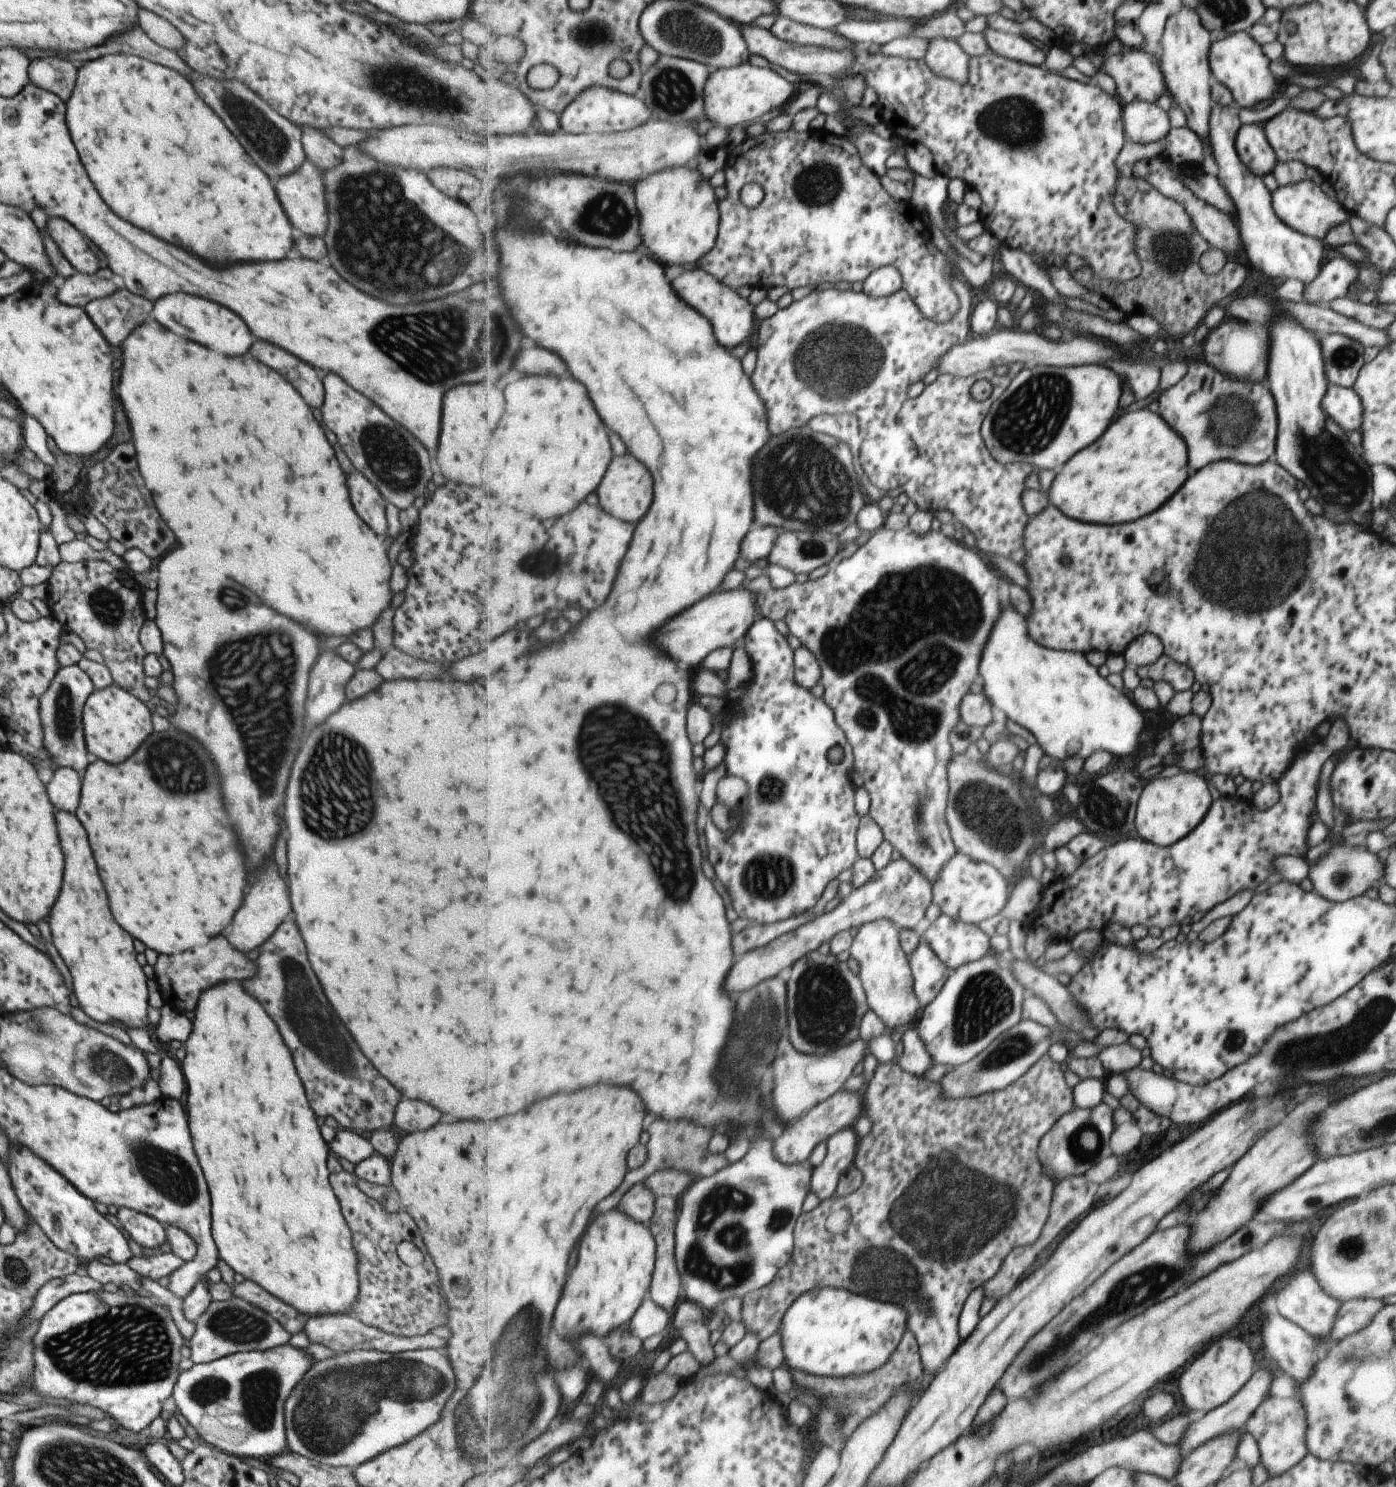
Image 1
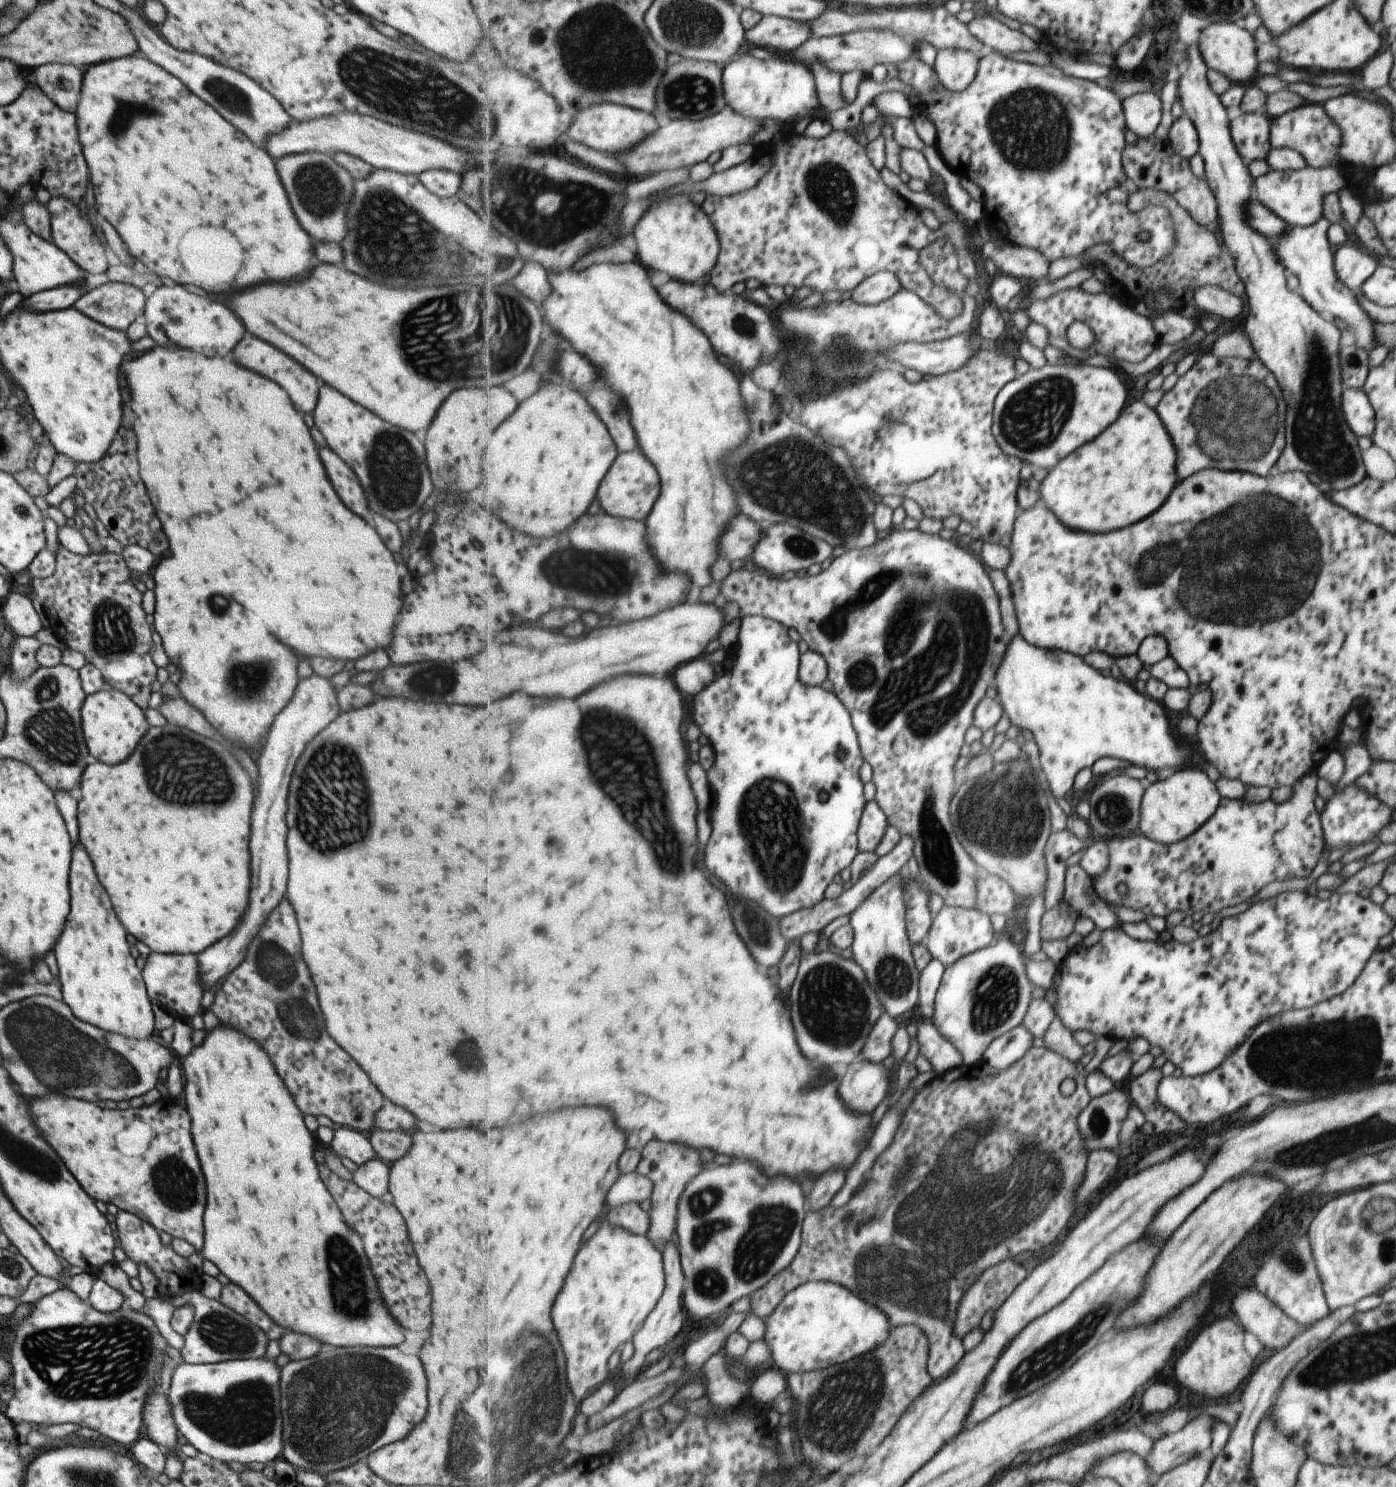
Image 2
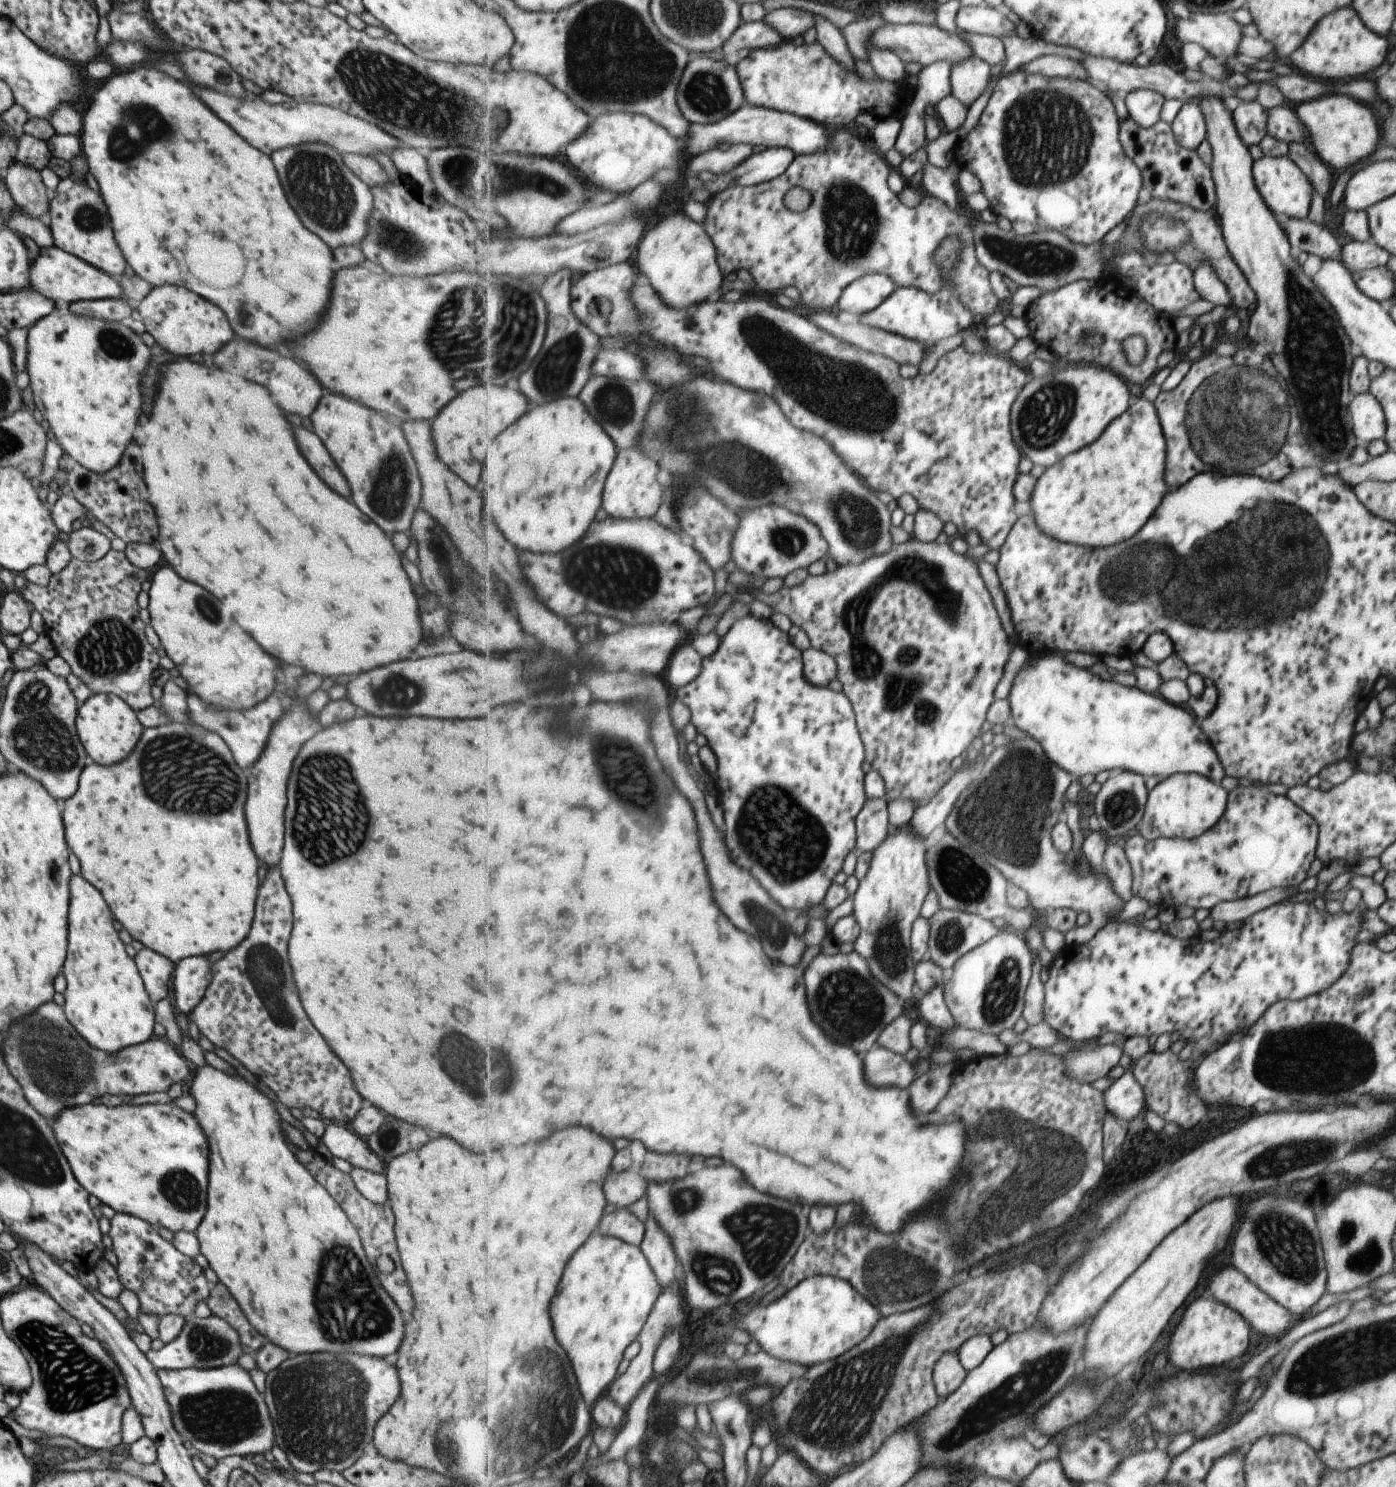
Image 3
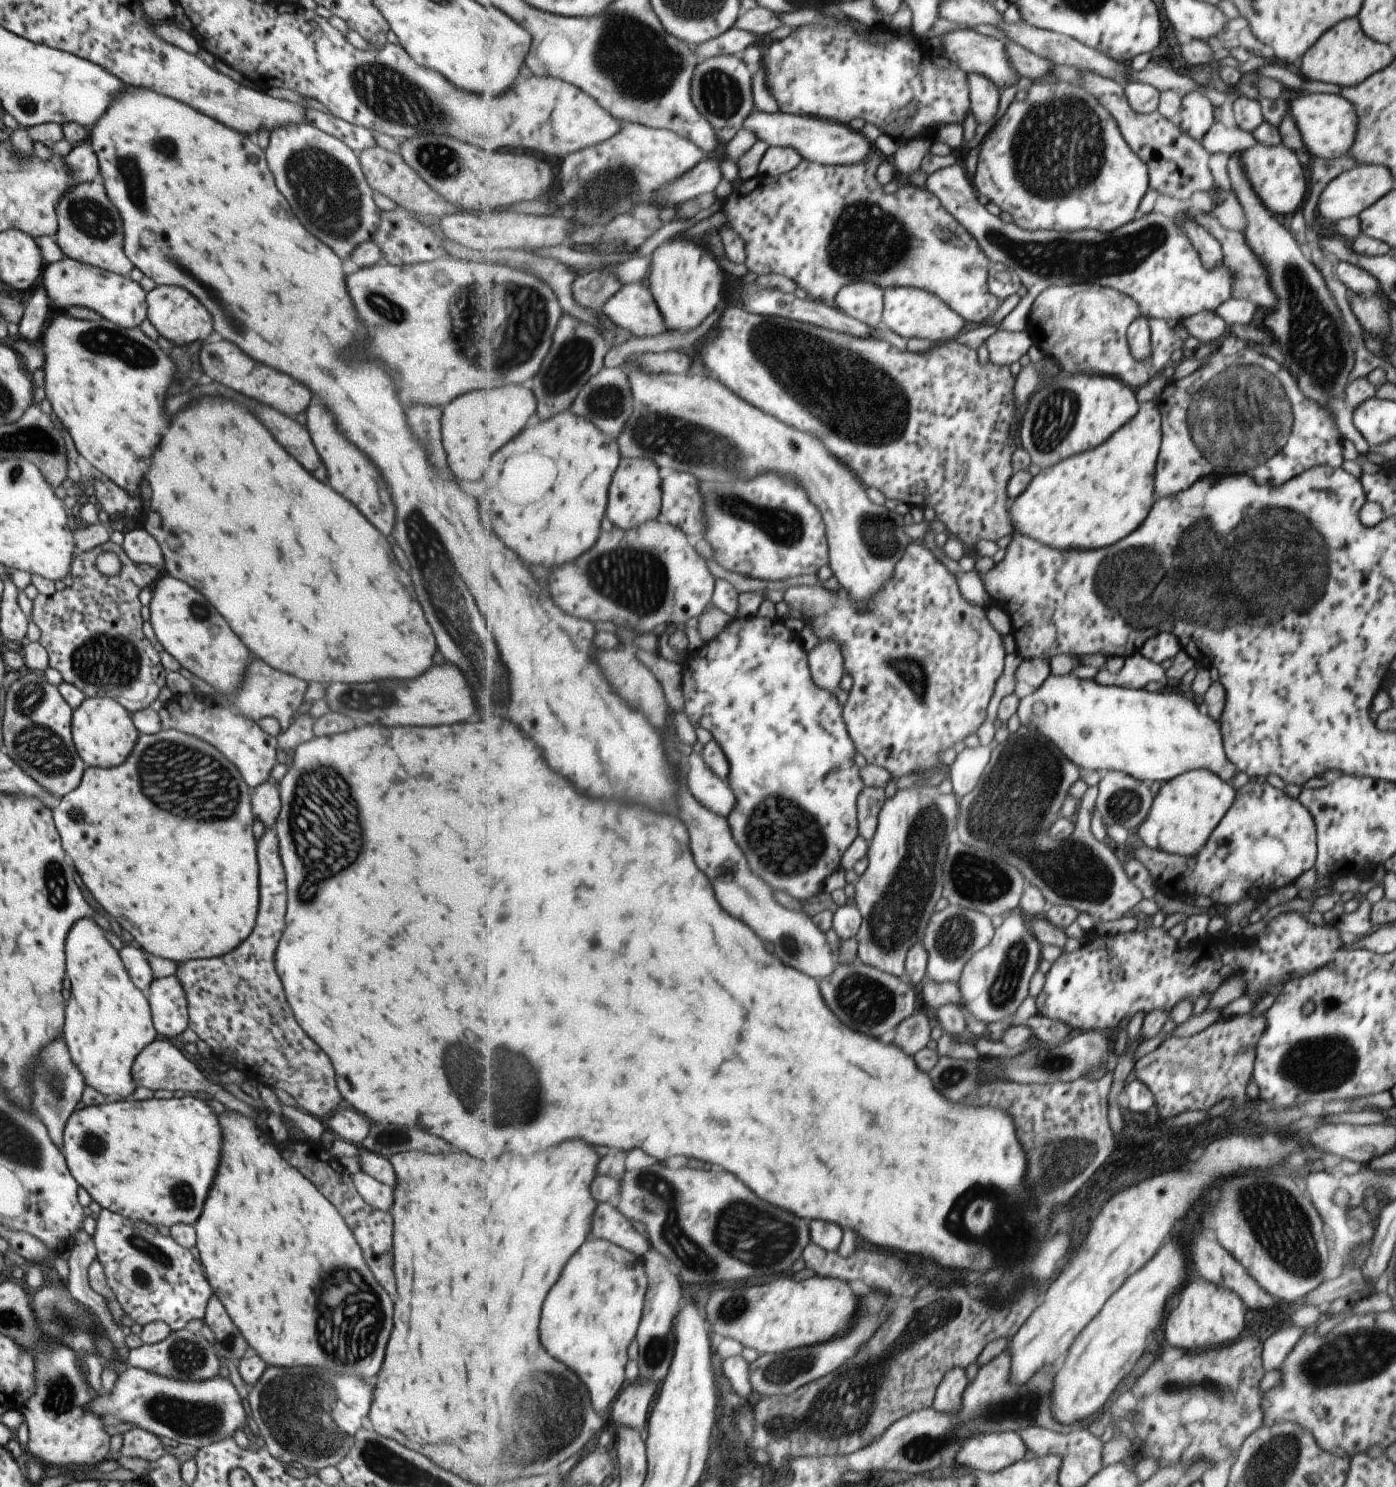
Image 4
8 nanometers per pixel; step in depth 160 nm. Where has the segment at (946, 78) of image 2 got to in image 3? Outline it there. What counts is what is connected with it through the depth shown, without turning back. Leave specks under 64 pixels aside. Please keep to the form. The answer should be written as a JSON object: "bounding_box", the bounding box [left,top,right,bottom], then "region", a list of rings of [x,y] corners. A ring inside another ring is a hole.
{"bounding_box":[952,55,991,107],"region":[[[973,55],[952,66],[952,94],[968,107],[983,94],[991,80],[991,65]]]}

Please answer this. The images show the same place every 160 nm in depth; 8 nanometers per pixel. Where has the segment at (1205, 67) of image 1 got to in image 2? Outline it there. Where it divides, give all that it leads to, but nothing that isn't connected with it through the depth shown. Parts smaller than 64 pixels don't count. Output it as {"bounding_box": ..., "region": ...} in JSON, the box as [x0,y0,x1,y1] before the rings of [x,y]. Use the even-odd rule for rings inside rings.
{"bounding_box":[1174,43,1366,491],"region":[[[1191,43],[1186,48],[1184,58],[1185,60],[1181,59],[1179,62],[1174,62],[1179,72],[1176,92],[1177,100],[1180,102],[1184,114],[1188,116],[1189,120],[1191,120],[1193,124],[1195,124],[1195,128],[1199,135],[1200,143],[1198,151],[1204,164],[1204,180],[1210,183],[1210,187],[1213,189],[1215,196],[1217,197],[1219,222],[1216,224],[1216,228],[1220,232],[1220,238],[1223,239],[1223,244],[1226,246],[1227,250],[1229,250],[1229,254],[1234,257],[1234,260],[1239,260],[1239,264],[1236,262],[1236,269],[1237,272],[1239,272],[1238,276],[1245,282],[1245,298],[1247,298],[1247,306],[1249,306],[1249,314],[1247,314],[1245,324],[1243,324],[1244,332],[1251,341],[1251,346],[1254,350],[1254,354],[1257,354],[1257,359],[1263,360],[1263,366],[1265,366],[1267,370],[1271,368],[1271,374],[1274,376],[1274,379],[1279,380],[1279,384],[1283,384],[1283,400],[1287,400],[1287,430],[1284,430],[1285,442],[1287,442],[1287,452],[1283,452],[1283,456],[1279,456],[1279,472],[1285,472],[1285,470],[1301,471],[1305,474],[1311,472],[1311,476],[1315,476],[1315,480],[1319,480],[1319,484],[1330,485],[1329,491],[1344,491],[1353,485],[1361,483],[1362,480],[1366,478],[1366,473],[1362,461],[1363,449],[1359,448],[1360,436],[1355,436],[1355,433],[1351,432],[1351,429],[1344,421],[1344,416],[1341,410],[1340,400],[1341,394],[1344,390],[1341,381],[1341,366],[1339,364],[1338,348],[1341,330],[1337,328],[1337,325],[1335,325],[1333,320],[1330,318],[1325,318],[1318,312],[1313,312],[1313,310],[1311,310],[1311,308],[1309,308],[1309,306],[1301,300],[1301,296],[1297,296],[1297,294],[1293,294],[1293,292],[1289,292],[1289,290],[1287,290],[1287,286],[1285,286],[1285,270],[1281,268],[1281,264],[1279,264],[1279,262],[1277,262],[1277,258],[1273,256],[1269,242],[1265,242],[1265,238],[1263,238],[1259,232],[1257,232],[1257,234],[1253,232],[1255,228],[1249,224],[1249,204],[1251,204],[1251,184],[1253,182],[1253,178],[1251,178],[1247,164],[1243,162],[1242,157],[1239,156],[1239,152],[1233,143],[1232,136],[1230,135],[1229,121],[1225,115],[1225,107],[1221,103],[1221,97],[1213,91],[1210,84],[1207,84],[1207,80],[1205,80],[1205,64],[1203,64],[1201,50],[1198,48],[1198,43]]]}

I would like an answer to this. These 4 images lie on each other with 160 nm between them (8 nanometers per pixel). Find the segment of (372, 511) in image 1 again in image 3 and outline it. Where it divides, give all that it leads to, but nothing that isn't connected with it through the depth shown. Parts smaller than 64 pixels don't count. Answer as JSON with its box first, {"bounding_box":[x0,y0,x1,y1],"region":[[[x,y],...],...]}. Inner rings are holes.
{"bounding_box":[295,428,349,496],"region":[[[295,428],[295,440],[297,440],[297,446],[303,454],[303,458],[309,462],[309,466],[315,470],[315,474],[327,484],[331,486],[333,492],[337,492],[339,496],[349,496],[349,488],[347,488],[347,482],[343,480],[343,474],[337,470],[337,466],[333,464],[331,456],[327,454],[327,450],[323,448],[321,440],[303,430],[303,428]]]}

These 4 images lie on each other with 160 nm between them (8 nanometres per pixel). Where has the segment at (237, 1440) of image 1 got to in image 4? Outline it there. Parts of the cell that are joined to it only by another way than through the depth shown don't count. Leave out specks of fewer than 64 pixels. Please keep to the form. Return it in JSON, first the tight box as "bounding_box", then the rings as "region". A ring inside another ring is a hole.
{"bounding_box":[87,1367,247,1449],"region":[[[129,1367],[119,1374],[111,1394],[98,1394],[87,1407],[108,1422],[135,1424],[139,1430],[161,1436],[166,1441],[175,1440],[197,1449],[232,1438],[239,1428],[247,1431],[243,1400],[229,1379],[218,1374],[200,1381],[180,1381]]]}

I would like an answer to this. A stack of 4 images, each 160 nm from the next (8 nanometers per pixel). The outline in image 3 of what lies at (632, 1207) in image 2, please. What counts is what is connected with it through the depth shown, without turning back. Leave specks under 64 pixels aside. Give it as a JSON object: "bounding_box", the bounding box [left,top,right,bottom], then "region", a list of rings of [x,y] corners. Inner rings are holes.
{"bounding_box":[597,1207,646,1246],"region":[[[625,1207],[603,1215],[597,1230],[604,1235],[614,1236],[637,1246],[641,1246],[646,1238],[646,1224]]]}

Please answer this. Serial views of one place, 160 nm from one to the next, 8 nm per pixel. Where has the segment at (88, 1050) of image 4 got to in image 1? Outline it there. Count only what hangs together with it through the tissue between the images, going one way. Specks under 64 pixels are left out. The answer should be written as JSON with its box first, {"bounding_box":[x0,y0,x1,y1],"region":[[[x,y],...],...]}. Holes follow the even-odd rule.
{"bounding_box":[46,809,148,1029],"region":[[[57,809],[54,818],[64,856],[64,869],[59,898],[55,898],[46,923],[51,928],[51,942],[71,974],[73,996],[80,1009],[97,1022],[115,1019],[130,1029],[144,1027],[148,1023],[147,979],[141,966],[135,962],[135,950],[131,944],[133,940],[111,917],[85,830],[77,822],[76,814]]]}

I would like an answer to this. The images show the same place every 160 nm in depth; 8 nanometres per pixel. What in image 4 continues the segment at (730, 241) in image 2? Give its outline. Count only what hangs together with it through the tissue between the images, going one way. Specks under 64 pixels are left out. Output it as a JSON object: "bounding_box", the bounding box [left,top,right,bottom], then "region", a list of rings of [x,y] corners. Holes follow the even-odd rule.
{"bounding_box":[721,149,1002,326],"region":[[[876,149],[870,152],[866,158],[866,163],[835,166],[820,165],[803,159],[791,172],[783,173],[777,178],[756,174],[754,177],[742,181],[740,185],[733,187],[732,192],[723,201],[721,212],[726,217],[724,226],[733,228],[747,242],[747,256],[749,258],[745,260],[745,266],[749,266],[749,271],[753,274],[775,274],[775,272],[785,274],[807,292],[808,298],[828,303],[831,306],[835,306],[838,292],[855,281],[873,281],[879,283],[885,290],[897,287],[925,289],[934,292],[939,298],[950,304],[951,308],[961,314],[971,326],[982,325],[984,320],[988,320],[992,314],[995,314],[995,310],[1002,302],[990,291],[992,260],[985,254],[978,240],[975,240],[975,237],[943,206],[942,200],[939,200],[939,197],[926,187],[919,188],[913,184],[904,184],[903,187],[899,187],[897,192],[887,194],[877,177],[877,170],[883,159],[883,155]]]}

